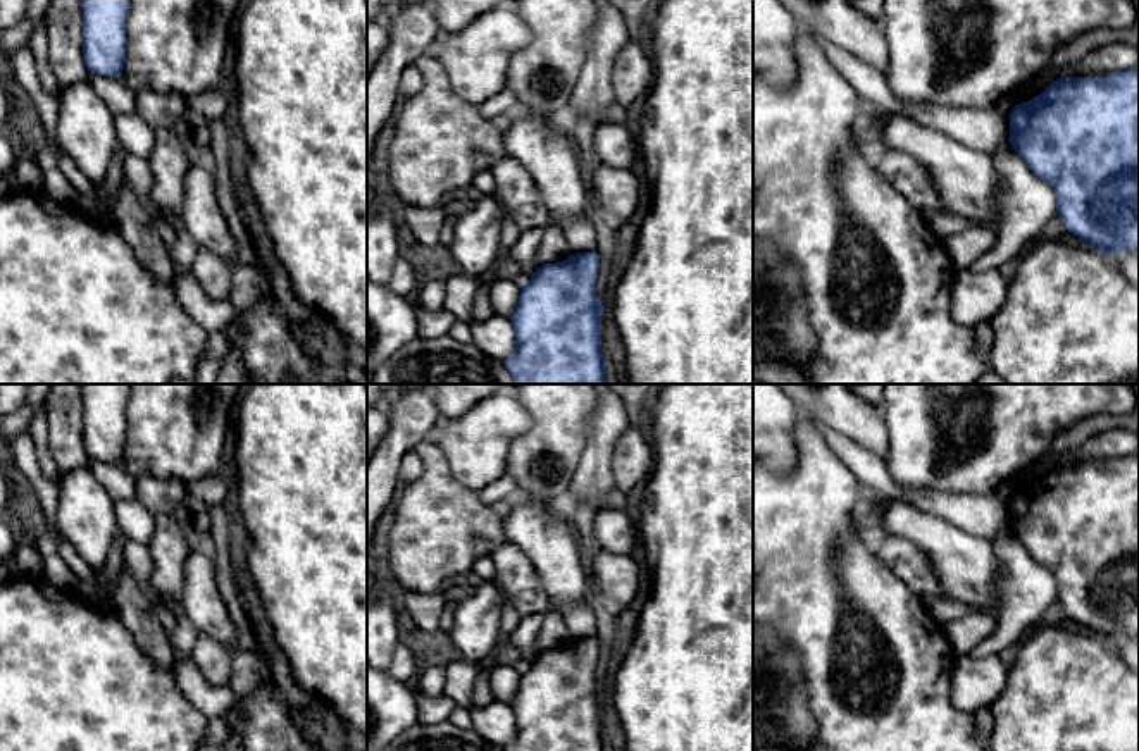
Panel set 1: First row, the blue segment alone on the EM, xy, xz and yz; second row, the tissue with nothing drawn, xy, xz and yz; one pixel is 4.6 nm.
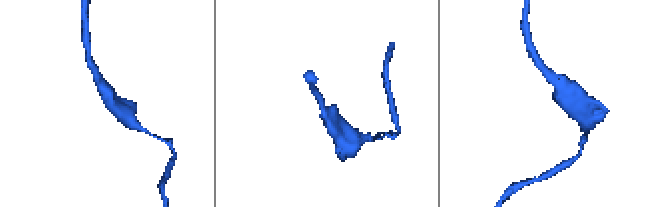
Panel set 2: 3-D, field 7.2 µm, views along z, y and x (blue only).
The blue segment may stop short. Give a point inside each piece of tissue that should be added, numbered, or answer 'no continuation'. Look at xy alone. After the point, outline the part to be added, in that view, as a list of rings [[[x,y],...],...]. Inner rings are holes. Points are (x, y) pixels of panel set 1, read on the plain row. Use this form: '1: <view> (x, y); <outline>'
no continuation

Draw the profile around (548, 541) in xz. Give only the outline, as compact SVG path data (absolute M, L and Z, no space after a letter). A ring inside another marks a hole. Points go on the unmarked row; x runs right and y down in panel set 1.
M519 493L510 500L510 515L503 520L505 537L534 565L551 610L593 598L576 529L550 513L550 503Z

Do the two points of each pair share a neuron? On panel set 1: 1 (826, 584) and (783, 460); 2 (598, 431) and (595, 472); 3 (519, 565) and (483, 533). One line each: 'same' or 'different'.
1: different
2: same
3: different

